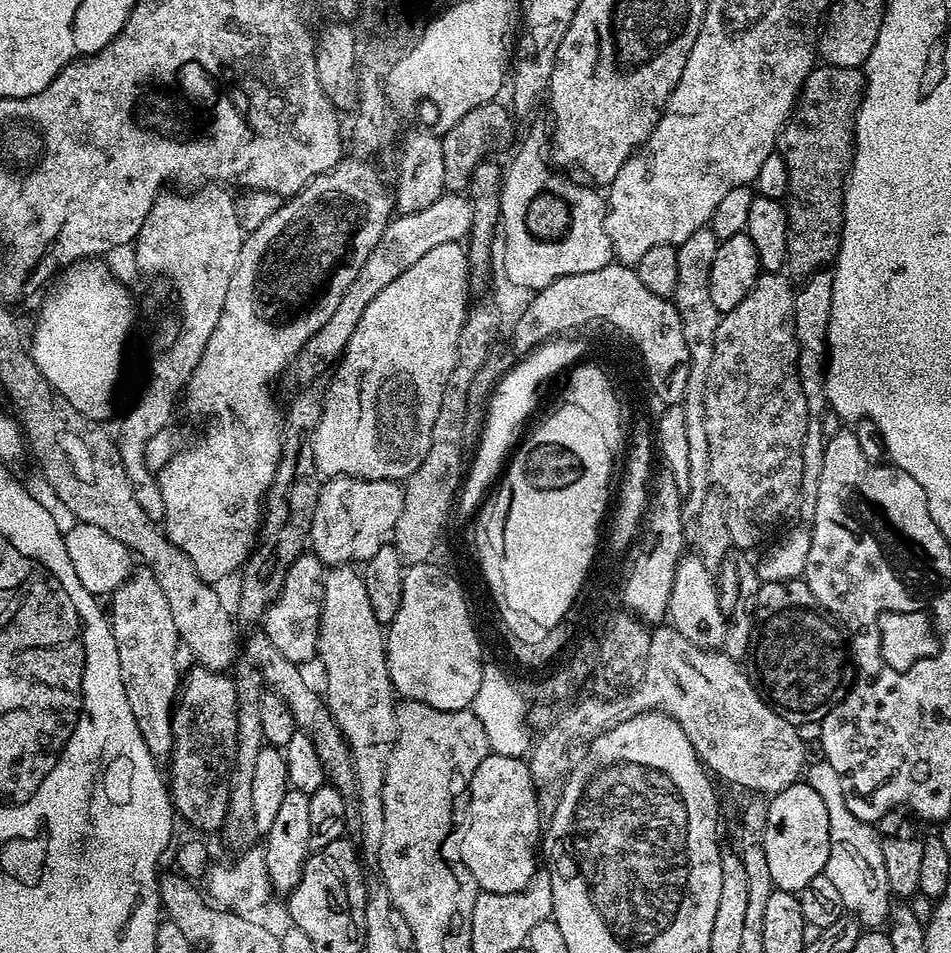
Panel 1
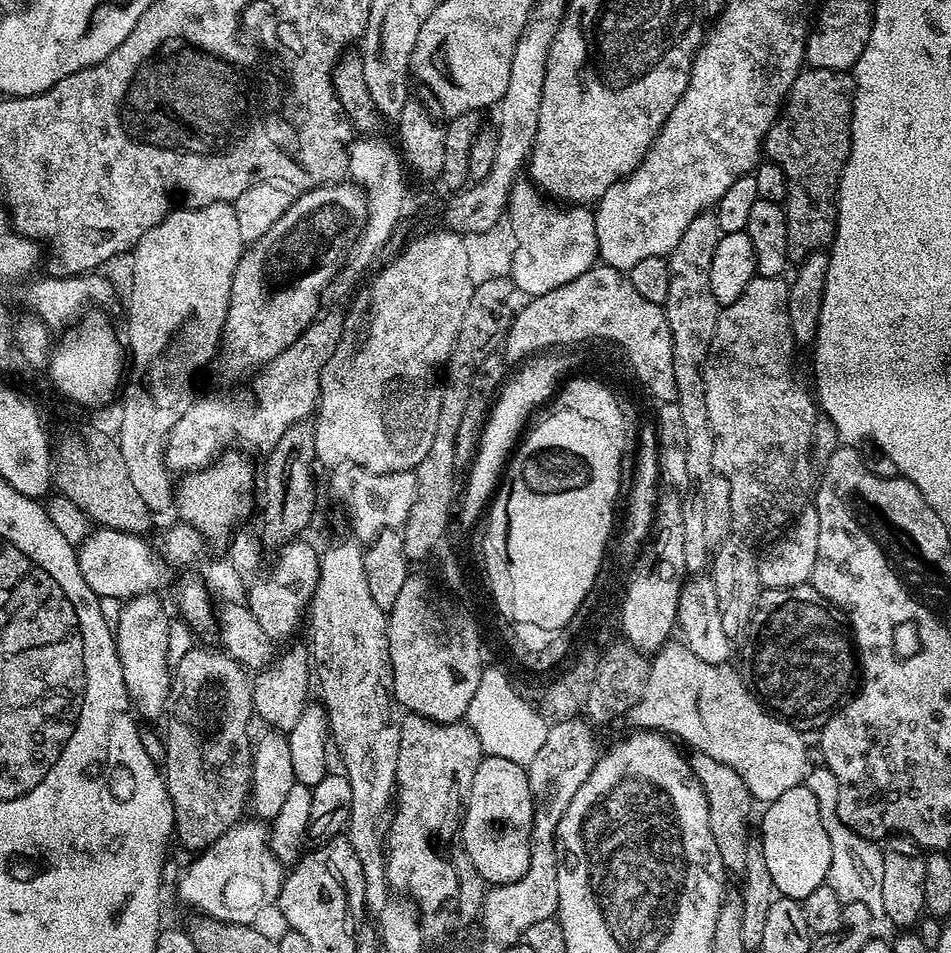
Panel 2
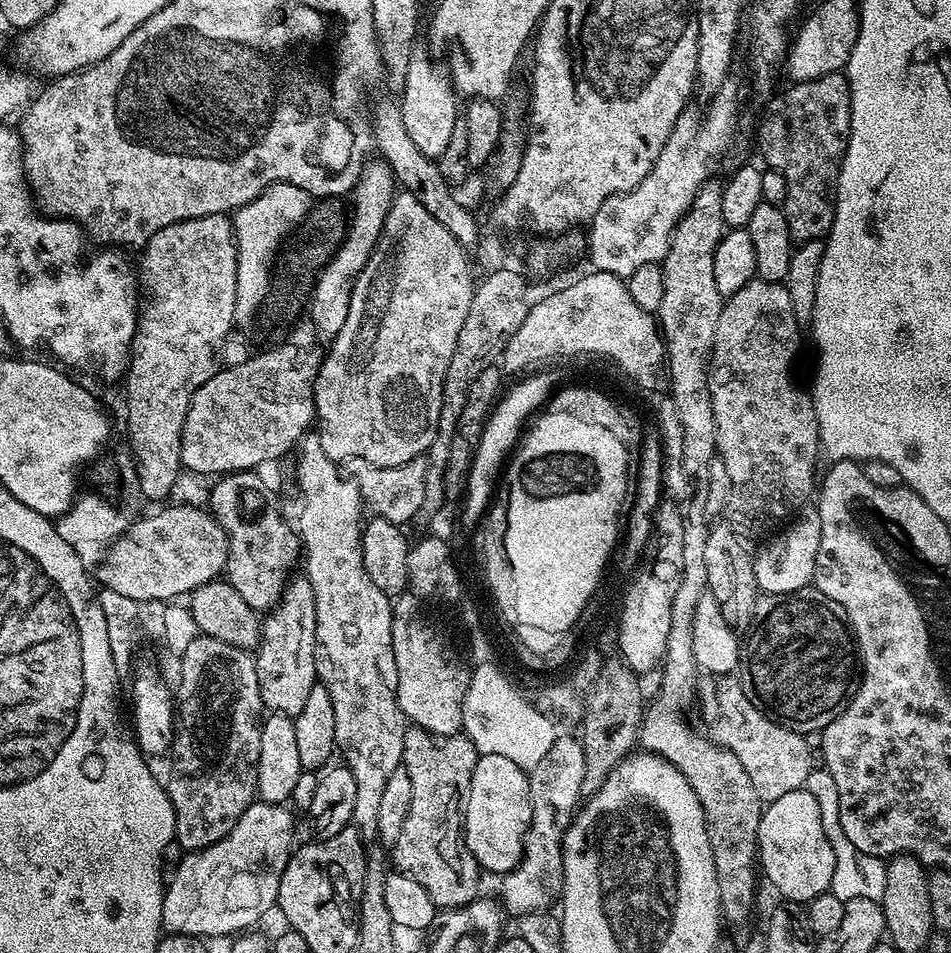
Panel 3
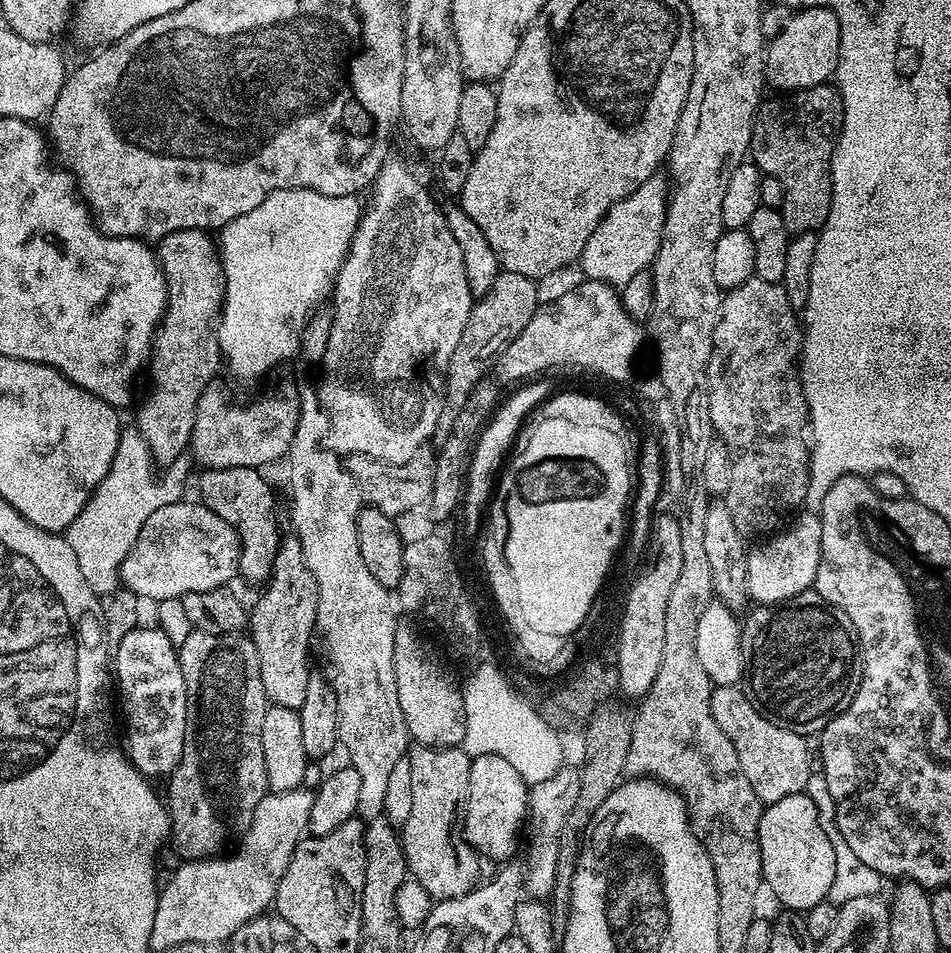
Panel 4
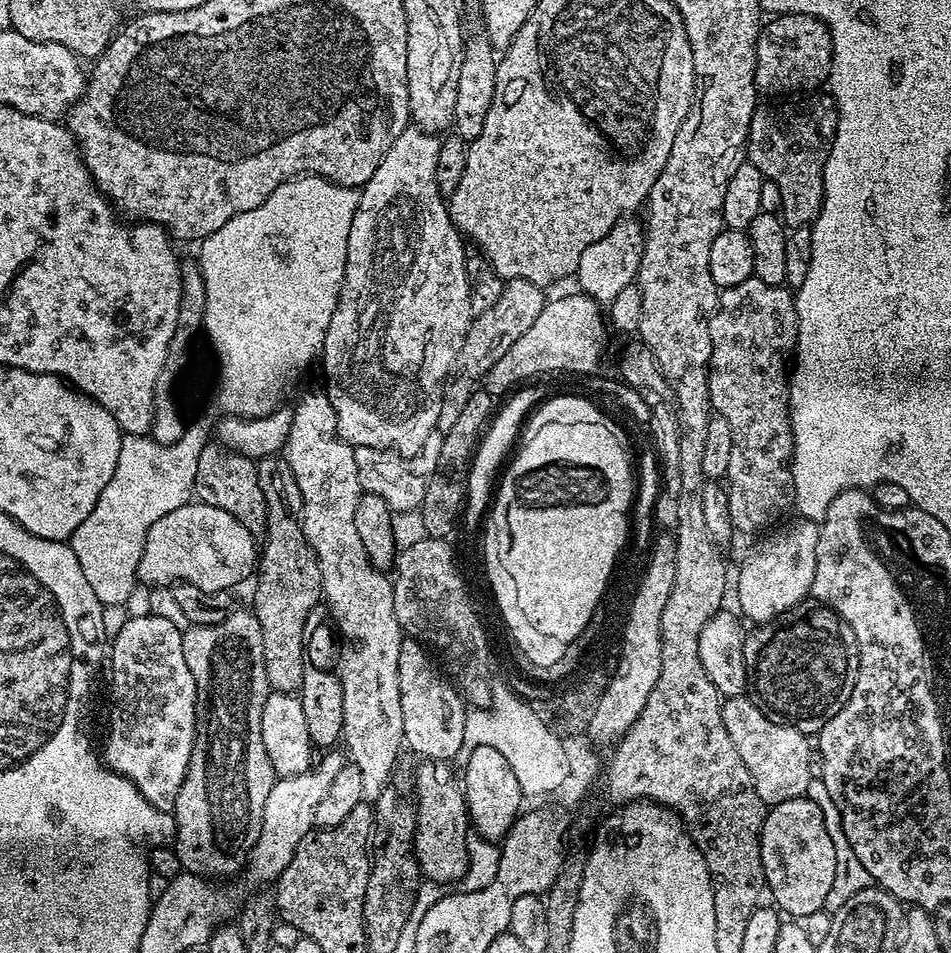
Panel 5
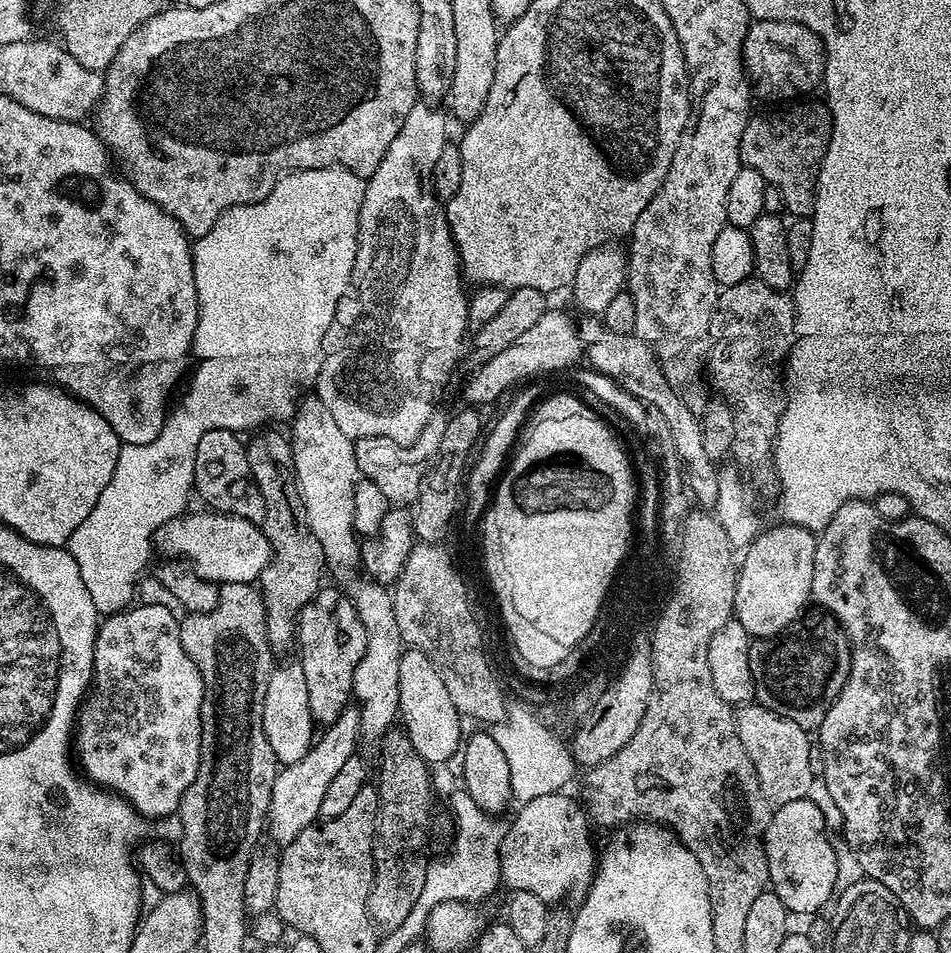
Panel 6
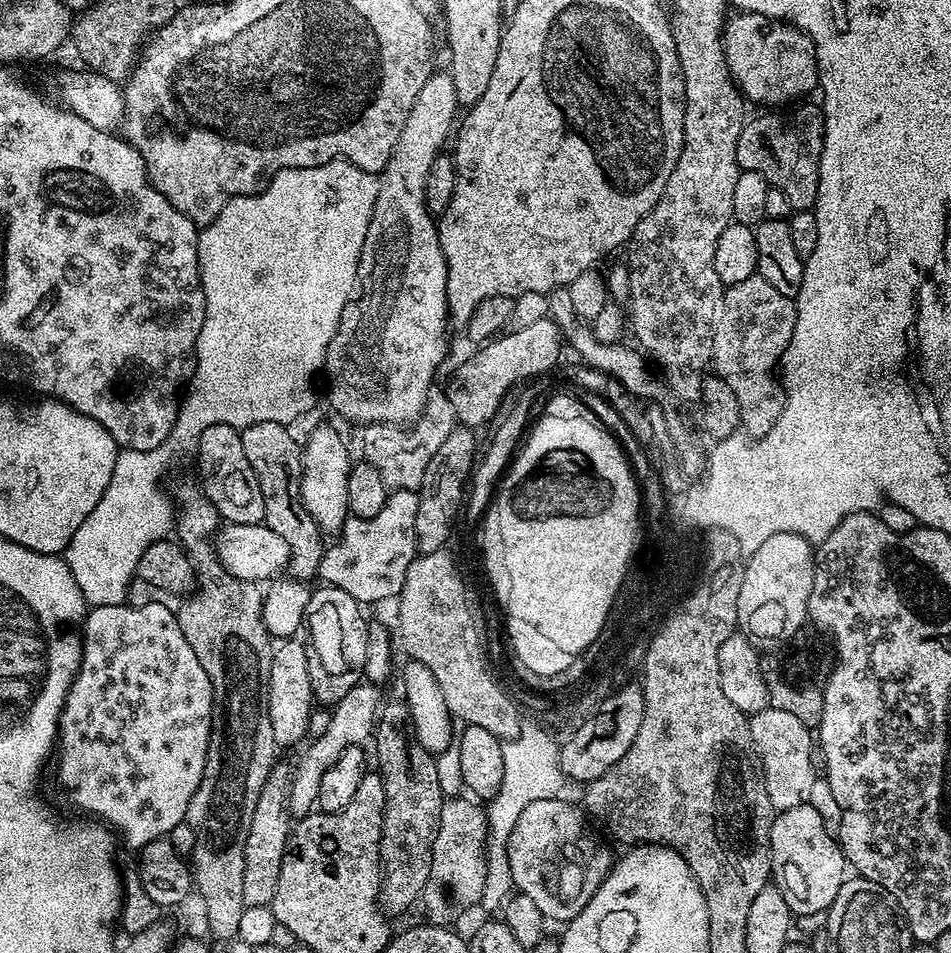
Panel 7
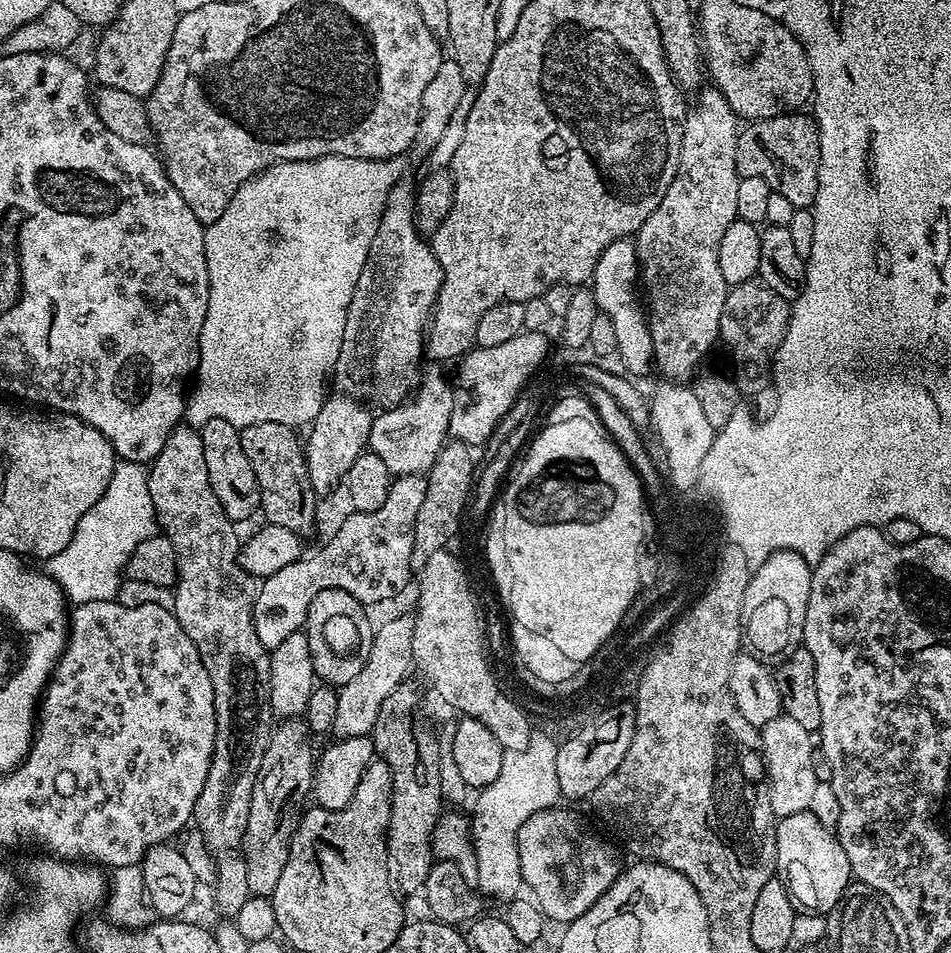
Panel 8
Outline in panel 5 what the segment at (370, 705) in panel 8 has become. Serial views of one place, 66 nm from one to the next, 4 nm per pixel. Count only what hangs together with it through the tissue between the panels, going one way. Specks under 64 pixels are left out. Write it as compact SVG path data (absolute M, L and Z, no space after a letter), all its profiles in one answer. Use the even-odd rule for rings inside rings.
M328 750L324 756L315 761L312 767L297 776L285 776L277 779L276 784L270 790L266 798L266 810L262 810L262 830L258 834L258 842L254 842L251 852L248 853L248 863L246 865L246 876L256 883L256 886L264 886L269 882L280 879L282 870L290 866L290 858L294 858L294 850L306 834L313 831L316 823L316 811L326 798L326 793L330 790L330 785L334 783L334 778L338 775L338 770L346 763L346 756L343 751Z

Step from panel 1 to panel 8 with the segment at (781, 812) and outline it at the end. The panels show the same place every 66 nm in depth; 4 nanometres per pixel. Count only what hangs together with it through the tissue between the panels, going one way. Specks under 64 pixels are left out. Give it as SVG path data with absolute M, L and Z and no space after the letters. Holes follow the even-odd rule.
M809 811L777 819L776 870L788 887L792 903L805 913L831 913L854 880L850 858L846 858L846 850L842 850L835 831L822 826Z

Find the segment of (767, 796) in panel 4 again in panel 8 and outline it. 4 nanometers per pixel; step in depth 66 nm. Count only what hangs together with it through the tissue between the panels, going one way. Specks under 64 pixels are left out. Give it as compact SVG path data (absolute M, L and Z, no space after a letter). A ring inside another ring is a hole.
M783 714L766 722L764 727L759 729L759 734L759 749L764 757L768 781L770 810L774 810L777 818L807 812L810 797L814 795L814 786L818 783L818 776L812 769L813 737L806 730L802 730L801 724L794 722L794 718Z

